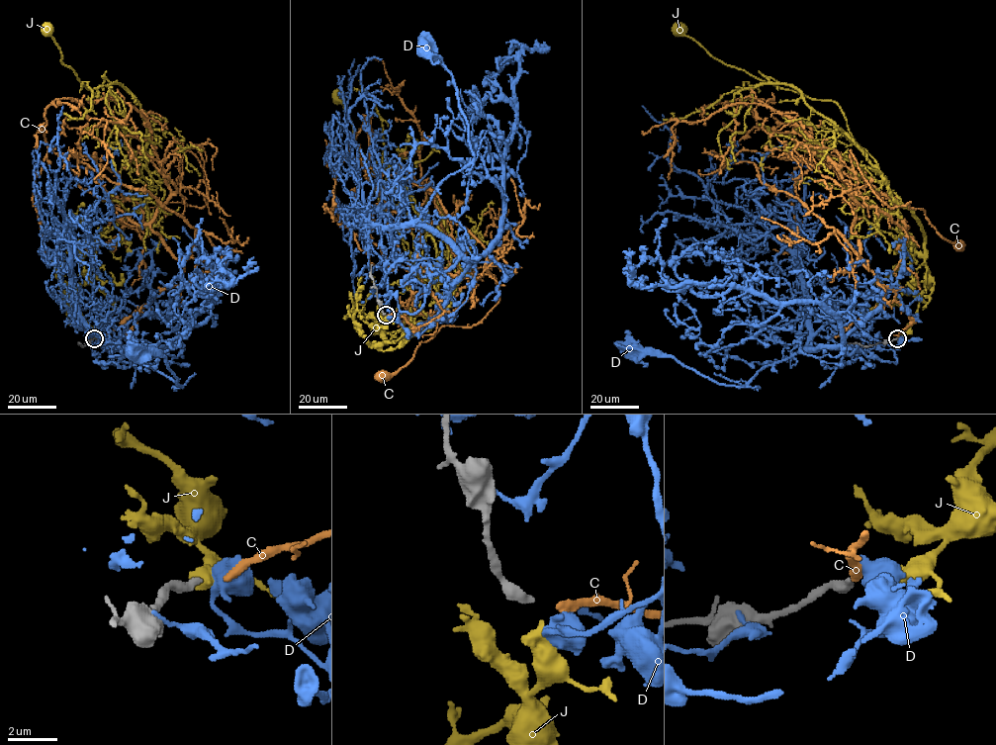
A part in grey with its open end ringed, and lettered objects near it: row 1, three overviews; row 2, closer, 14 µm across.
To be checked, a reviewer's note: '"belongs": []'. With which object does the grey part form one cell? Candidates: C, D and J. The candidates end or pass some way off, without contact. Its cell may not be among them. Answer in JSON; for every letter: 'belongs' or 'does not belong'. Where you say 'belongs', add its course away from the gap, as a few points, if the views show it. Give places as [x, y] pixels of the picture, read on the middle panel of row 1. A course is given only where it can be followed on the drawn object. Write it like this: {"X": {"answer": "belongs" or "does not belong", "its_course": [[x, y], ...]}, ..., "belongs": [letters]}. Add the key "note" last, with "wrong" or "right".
{"C": {"answer": "belongs", "its_course": [[388, 315], [416, 329], [459, 308], [476, 280], [444, 268], [498, 287], [481, 321], [383, 376]]}, "D": {"answer": "does not belong"}, "J": {"answer": "does not belong"}, "belongs": ["C"], "note": "wrong"}

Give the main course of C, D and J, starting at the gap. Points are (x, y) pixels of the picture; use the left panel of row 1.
C: (97, 338), (182, 282), (151, 223), (182, 156), (198, 158), (202, 208), (138, 209), (91, 244)
D: (96, 338), (125, 363), (139, 351), (161, 354), (166, 348), (125, 348), (182, 386), (163, 356), (133, 351)
J: (95, 338), (75, 290), (96, 241), (148, 199), (150, 173), (127, 146), (120, 107), (61, 61), (49, 30)

